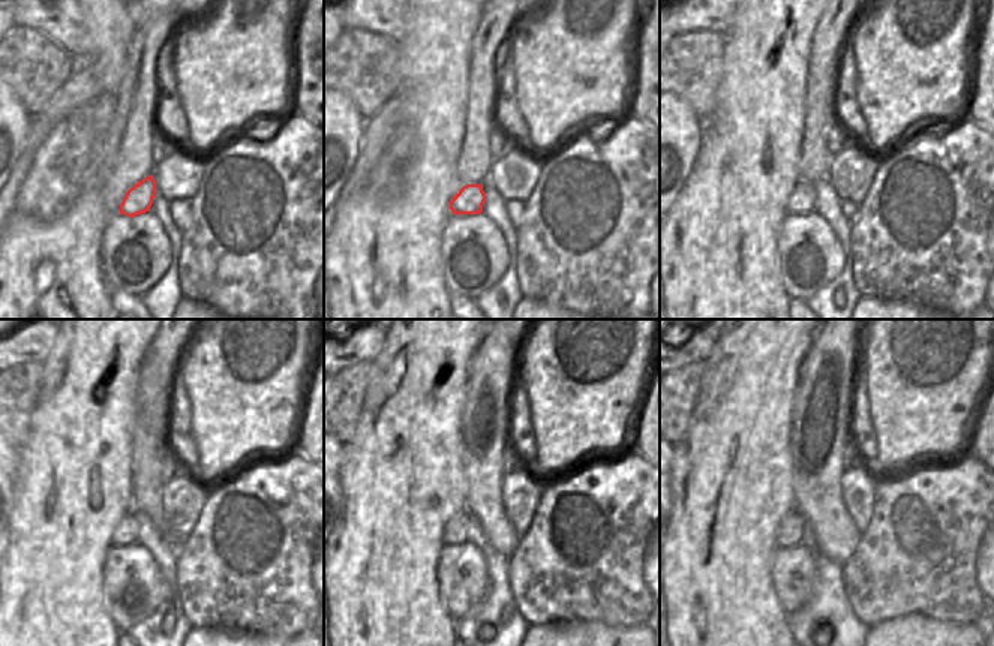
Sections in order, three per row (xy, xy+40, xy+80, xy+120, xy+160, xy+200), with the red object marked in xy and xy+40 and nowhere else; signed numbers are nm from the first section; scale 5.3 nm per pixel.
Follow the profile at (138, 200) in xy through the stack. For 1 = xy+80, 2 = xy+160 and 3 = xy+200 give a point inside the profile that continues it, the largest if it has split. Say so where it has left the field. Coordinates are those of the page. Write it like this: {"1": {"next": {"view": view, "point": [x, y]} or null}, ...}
{"1": {"next": {"view": "xy+80", "point": [802, 200]}}, "2": {"next": {"view": "xy+160", "point": [456, 529]}}, "3": {"next": {"view": "xy+200", "point": [790, 531]}}}

